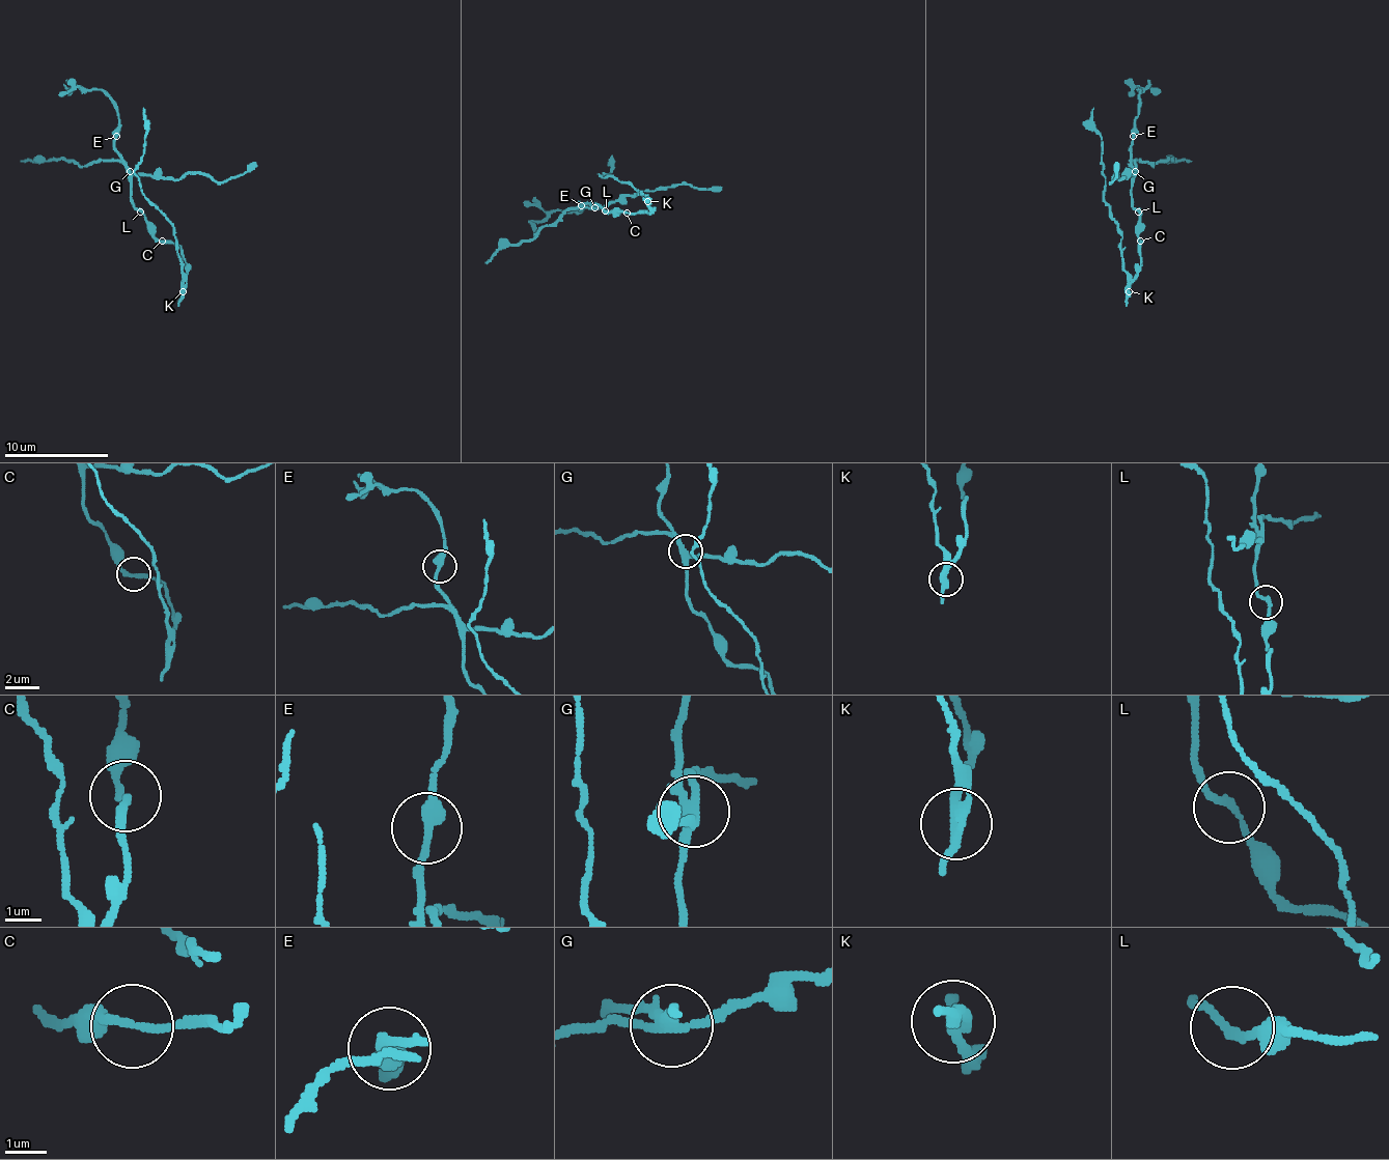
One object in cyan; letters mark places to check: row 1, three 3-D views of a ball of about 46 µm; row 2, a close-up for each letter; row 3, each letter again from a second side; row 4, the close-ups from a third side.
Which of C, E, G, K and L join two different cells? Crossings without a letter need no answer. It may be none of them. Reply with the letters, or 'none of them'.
G, K

